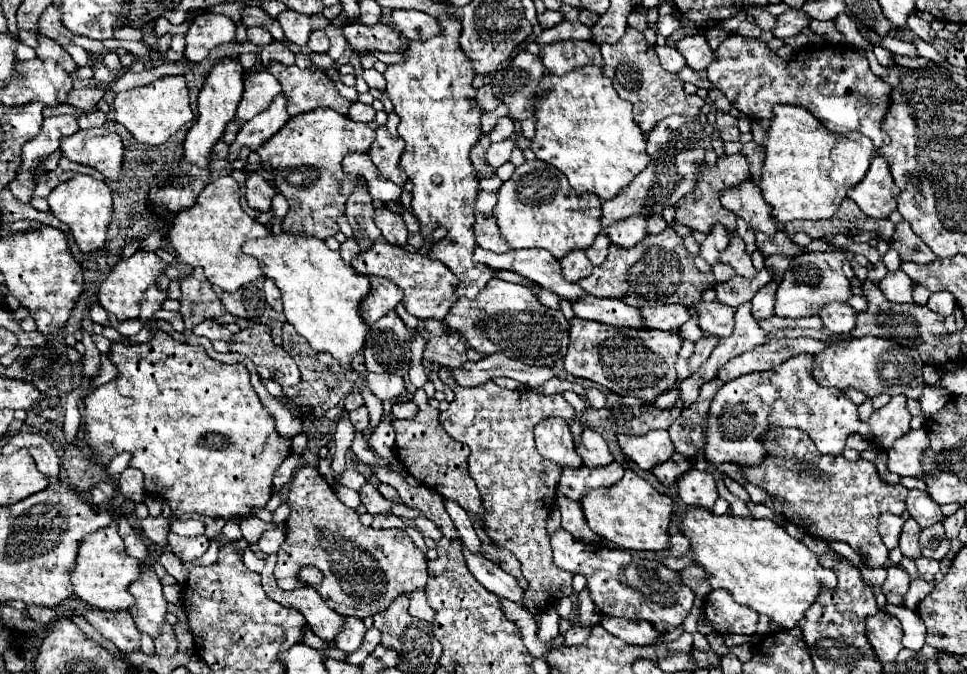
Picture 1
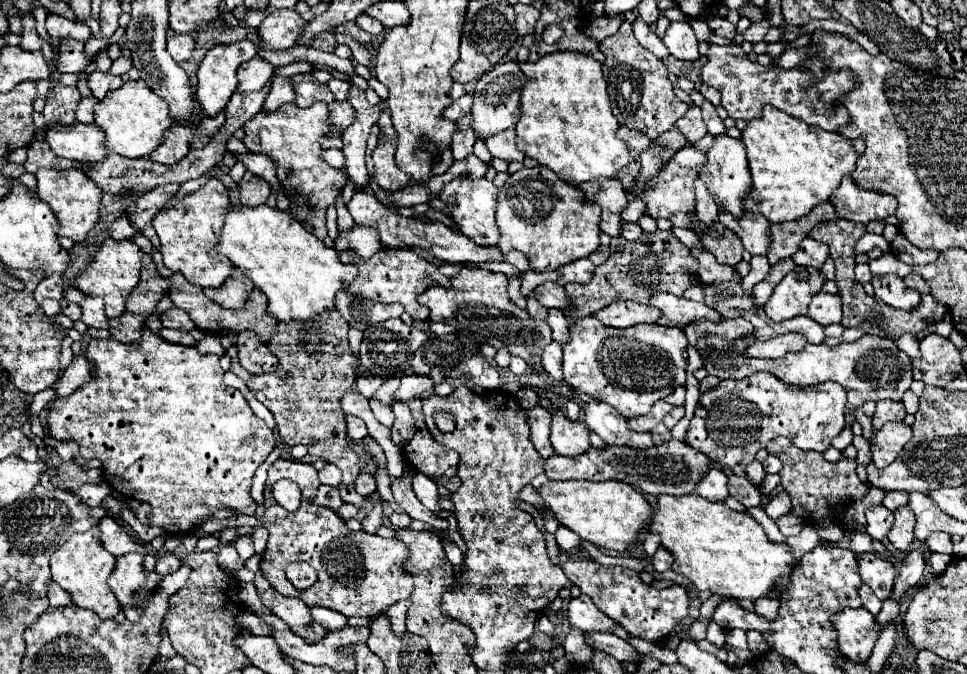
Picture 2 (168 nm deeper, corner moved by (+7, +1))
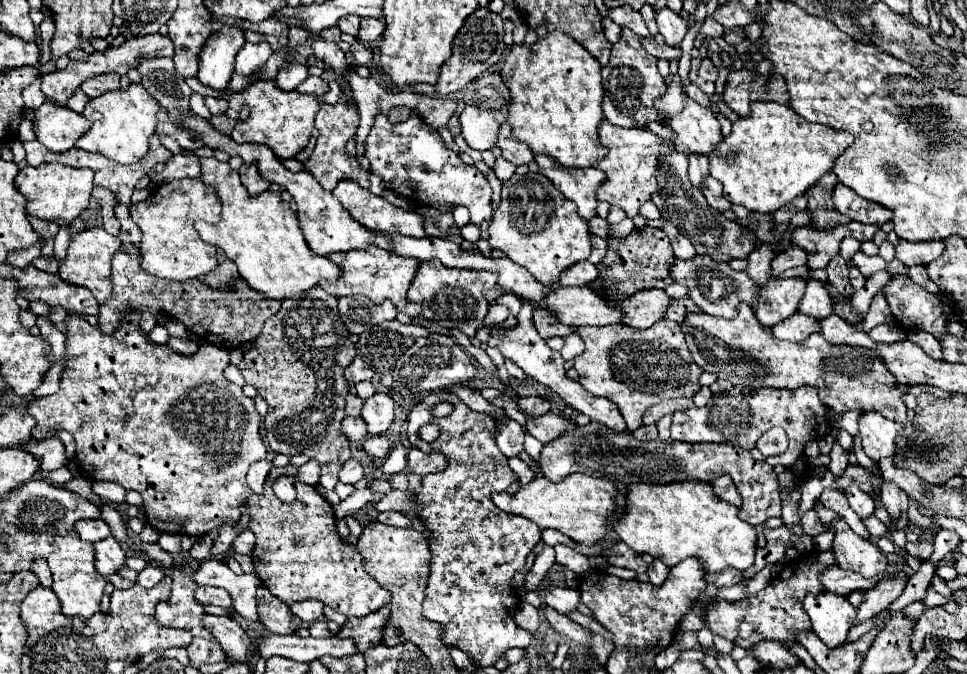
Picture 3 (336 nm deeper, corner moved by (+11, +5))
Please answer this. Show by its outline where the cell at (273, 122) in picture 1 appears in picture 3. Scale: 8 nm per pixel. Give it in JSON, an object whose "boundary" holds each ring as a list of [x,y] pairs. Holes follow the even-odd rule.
{"boundary":[[[291,62],[287,66],[281,66],[281,70],[277,72],[277,86],[281,90],[295,90],[299,86],[299,82],[303,82],[309,76],[307,66],[299,64],[299,62]]]}

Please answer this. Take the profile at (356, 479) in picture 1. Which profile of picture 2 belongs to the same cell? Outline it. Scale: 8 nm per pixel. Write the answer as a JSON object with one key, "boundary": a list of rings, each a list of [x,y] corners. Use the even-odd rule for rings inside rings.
{"boundary":[[[327,464],[327,466],[319,472],[319,480],[321,480],[321,484],[339,486],[339,484],[341,484],[341,470],[339,470],[335,464]]]}

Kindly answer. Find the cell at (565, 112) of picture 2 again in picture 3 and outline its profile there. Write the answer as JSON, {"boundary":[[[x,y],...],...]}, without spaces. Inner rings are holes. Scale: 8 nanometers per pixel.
{"boundary":[[[551,32],[539,38],[531,46],[513,44],[509,56],[505,58],[501,66],[501,78],[511,92],[507,122],[511,122],[513,126],[511,136],[515,140],[529,144],[529,148],[535,154],[553,156],[561,166],[567,166],[567,168],[587,168],[605,156],[605,148],[599,146],[599,136],[597,136],[597,126],[603,118],[601,64],[569,34]]]}

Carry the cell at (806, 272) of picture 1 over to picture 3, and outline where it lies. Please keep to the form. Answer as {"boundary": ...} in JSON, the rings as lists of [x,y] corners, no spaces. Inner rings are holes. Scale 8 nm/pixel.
{"boundary":[[[771,278],[759,290],[757,302],[753,304],[755,318],[769,328],[779,324],[783,318],[795,314],[803,290],[805,290],[805,282],[801,278],[789,278],[789,280]]]}

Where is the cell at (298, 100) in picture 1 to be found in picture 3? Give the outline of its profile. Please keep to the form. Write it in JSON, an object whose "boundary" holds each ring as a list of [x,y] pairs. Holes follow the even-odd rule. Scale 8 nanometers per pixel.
{"boundary":[[[309,76],[305,82],[301,82],[301,84],[297,86],[297,90],[299,90],[301,94],[323,96],[323,94],[329,90],[329,86],[327,86],[327,82],[325,82],[323,78],[319,78],[319,76]]]}

